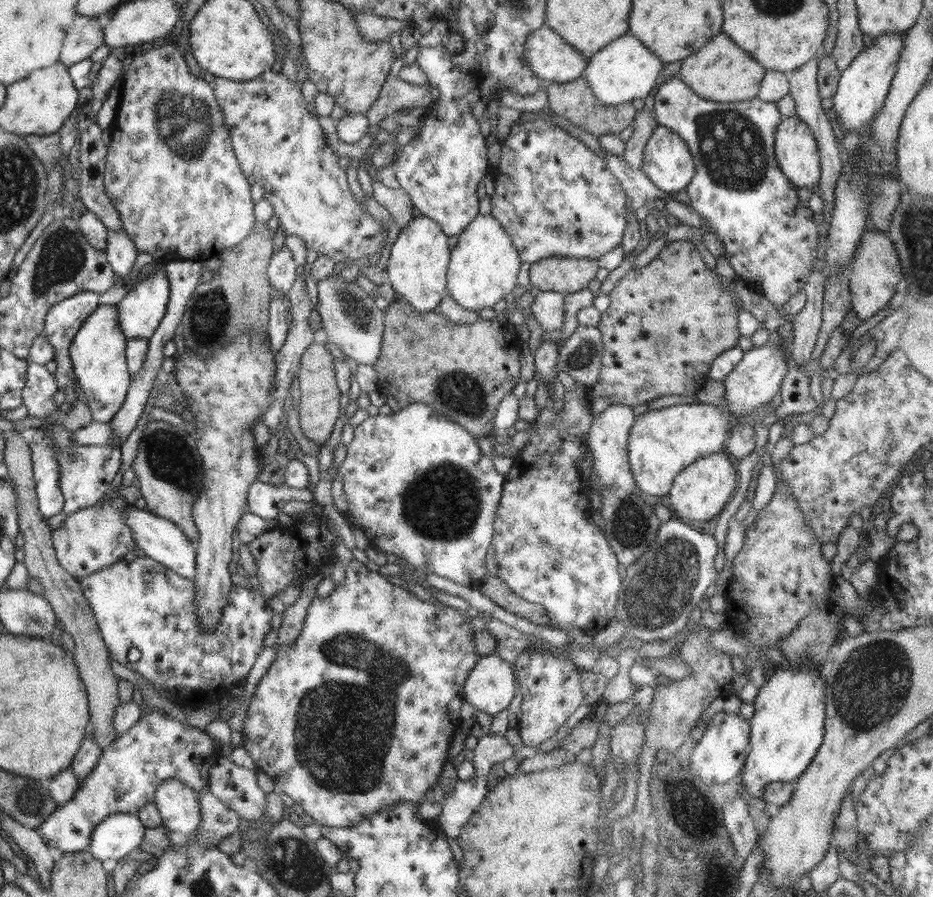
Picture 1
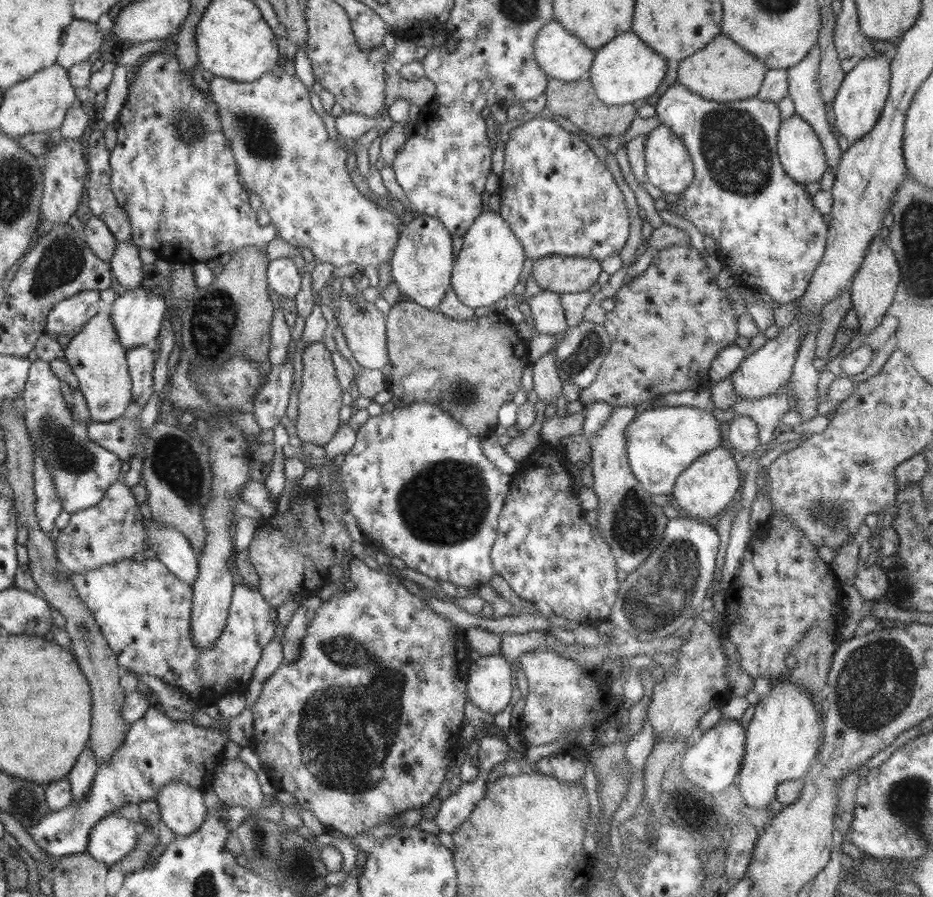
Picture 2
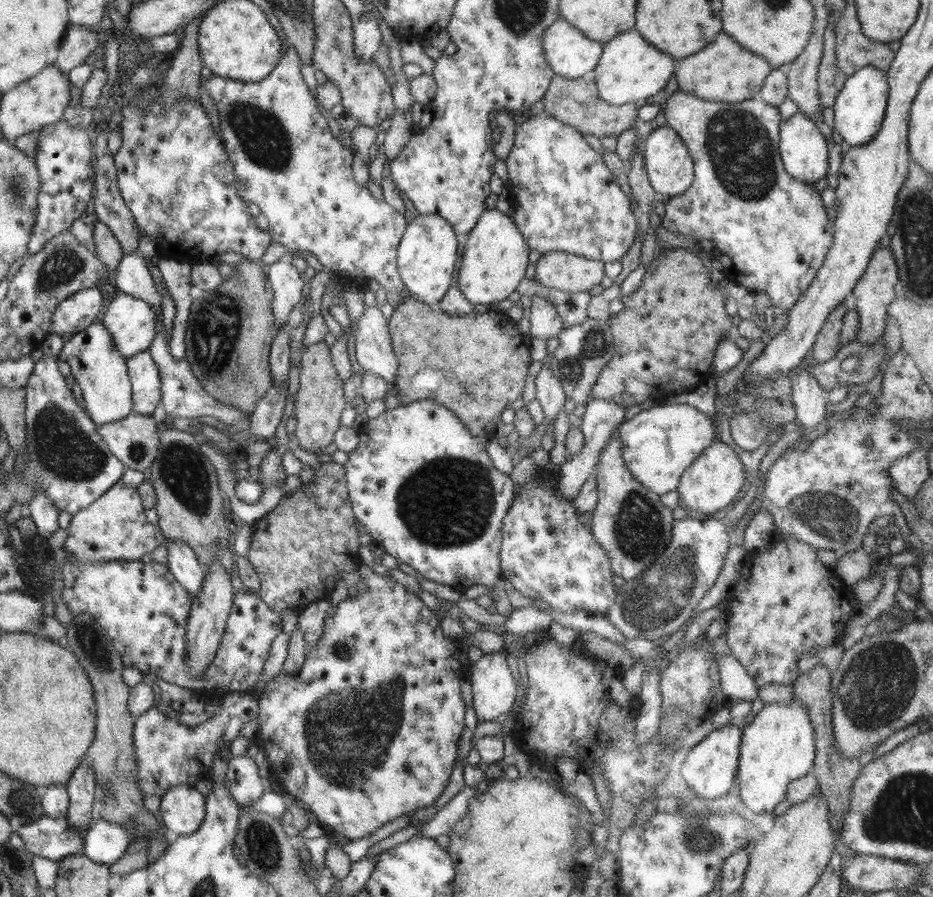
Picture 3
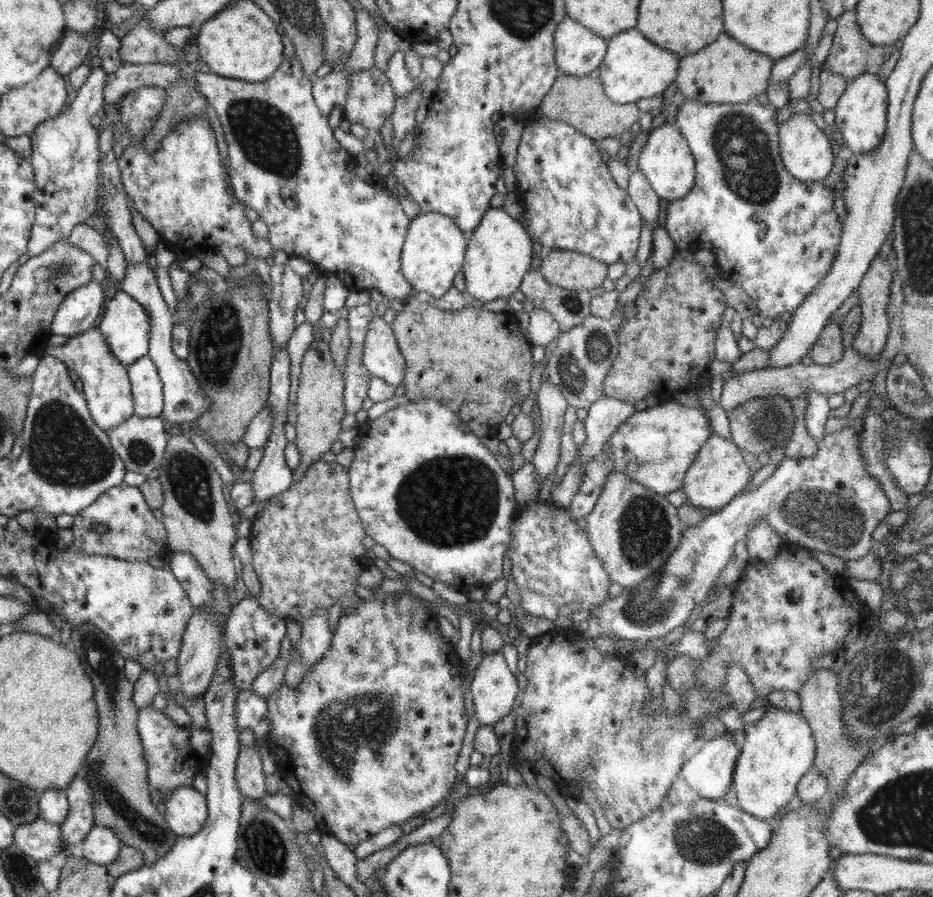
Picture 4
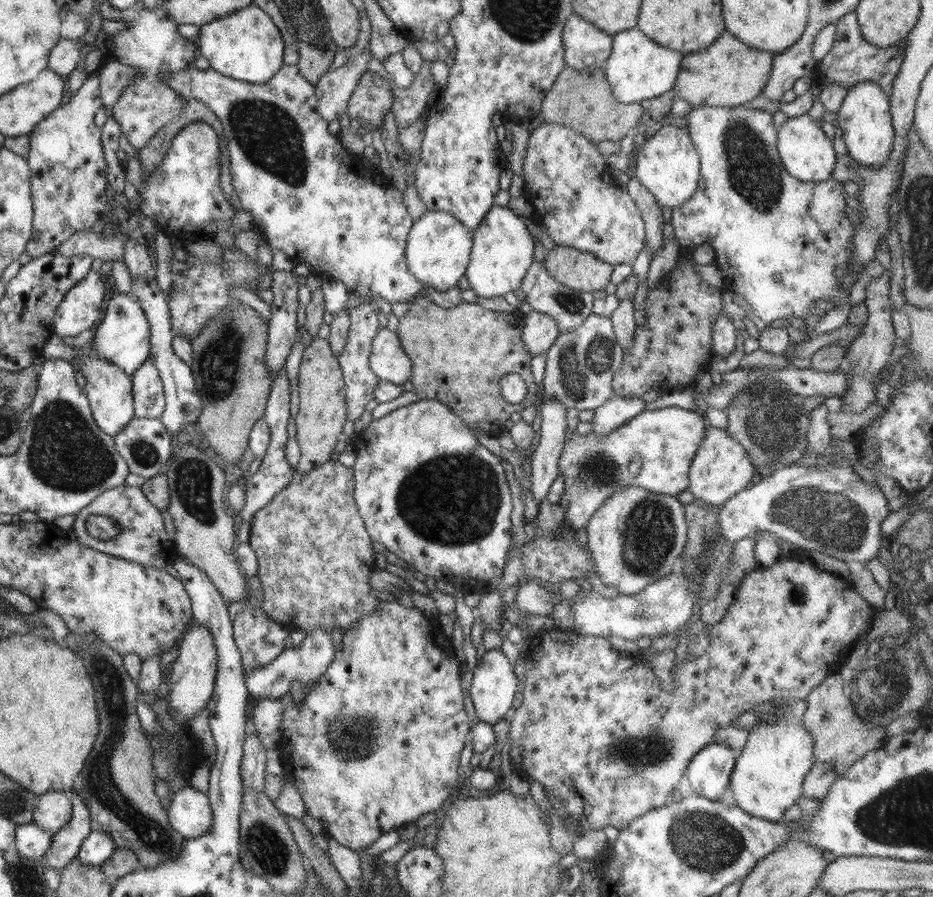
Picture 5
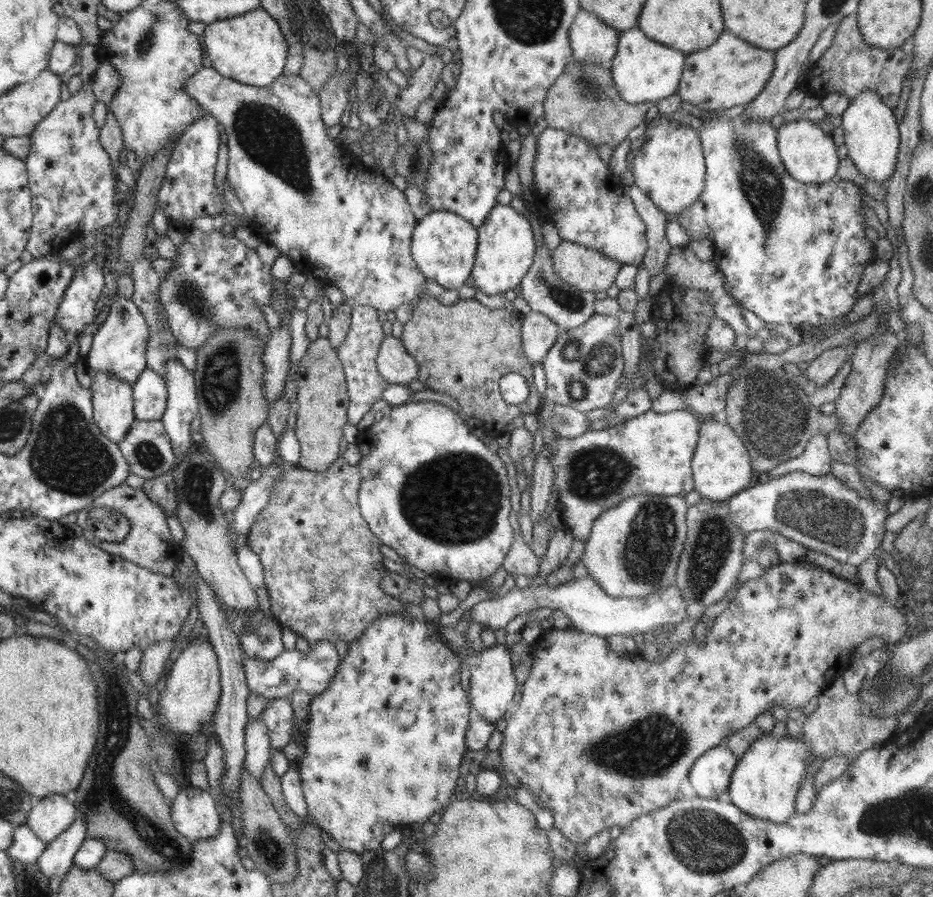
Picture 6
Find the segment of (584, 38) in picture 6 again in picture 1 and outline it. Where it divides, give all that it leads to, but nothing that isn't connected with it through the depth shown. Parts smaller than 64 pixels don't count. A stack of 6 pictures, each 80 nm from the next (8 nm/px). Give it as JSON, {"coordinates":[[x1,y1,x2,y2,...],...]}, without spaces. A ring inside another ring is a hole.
{"coordinates":[[547,24,526,37,523,58,538,78,557,83,584,77,588,62]]}

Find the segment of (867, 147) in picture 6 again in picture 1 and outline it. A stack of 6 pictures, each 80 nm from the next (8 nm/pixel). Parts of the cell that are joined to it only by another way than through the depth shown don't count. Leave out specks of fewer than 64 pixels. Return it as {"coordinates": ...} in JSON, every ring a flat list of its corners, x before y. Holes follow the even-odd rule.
{"coordinates":[[882,33,873,38,873,45,864,47,850,66,841,72,837,91,833,96,833,106,842,128,852,132,868,127,874,120,889,93,903,46,903,34]]}

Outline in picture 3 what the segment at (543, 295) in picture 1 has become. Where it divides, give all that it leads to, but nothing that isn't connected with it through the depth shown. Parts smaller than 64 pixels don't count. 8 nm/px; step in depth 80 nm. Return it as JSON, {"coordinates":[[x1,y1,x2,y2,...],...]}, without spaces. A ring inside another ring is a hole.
{"coordinates":[[533,296,532,306,527,315,530,318,530,338,554,338,563,330,562,320,556,314,556,307,553,307,548,297]]}

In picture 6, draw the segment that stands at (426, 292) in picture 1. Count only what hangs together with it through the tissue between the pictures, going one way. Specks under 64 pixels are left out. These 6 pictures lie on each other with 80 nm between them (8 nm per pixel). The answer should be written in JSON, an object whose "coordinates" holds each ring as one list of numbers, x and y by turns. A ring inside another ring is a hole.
{"coordinates":[[430,211,418,221,412,235,412,257,427,280,435,280,444,288,459,290,471,275,478,252,478,233,468,220,447,211]]}

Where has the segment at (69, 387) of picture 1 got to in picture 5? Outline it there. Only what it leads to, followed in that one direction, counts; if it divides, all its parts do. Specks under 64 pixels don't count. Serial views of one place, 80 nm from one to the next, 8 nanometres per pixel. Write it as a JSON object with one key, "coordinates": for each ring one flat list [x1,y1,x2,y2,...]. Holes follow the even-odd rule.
{"coordinates":[[90,269,86,278,83,278,78,284,75,284,62,299,54,315,53,333,58,336,78,336,80,332,89,329,95,329,96,321,100,318,102,302,104,302,104,283,100,279,100,273]]}

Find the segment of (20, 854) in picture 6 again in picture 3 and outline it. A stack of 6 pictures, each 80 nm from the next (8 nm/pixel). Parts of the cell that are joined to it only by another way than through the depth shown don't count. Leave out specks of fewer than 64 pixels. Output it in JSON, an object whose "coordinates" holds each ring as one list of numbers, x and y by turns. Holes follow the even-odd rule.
{"coordinates":[[44,816,19,827,17,832,27,848,25,854,29,856,36,855,53,861,61,861,63,857,74,855,83,846,83,836,71,827,66,816,55,819]]}

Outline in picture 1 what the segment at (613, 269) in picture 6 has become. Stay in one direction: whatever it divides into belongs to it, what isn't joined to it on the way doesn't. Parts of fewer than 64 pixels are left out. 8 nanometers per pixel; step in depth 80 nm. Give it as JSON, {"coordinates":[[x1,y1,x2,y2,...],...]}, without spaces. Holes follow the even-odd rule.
{"coordinates":[[549,257,530,265,530,286,535,291,578,292,586,289,590,280,595,279,598,269,596,259]]}

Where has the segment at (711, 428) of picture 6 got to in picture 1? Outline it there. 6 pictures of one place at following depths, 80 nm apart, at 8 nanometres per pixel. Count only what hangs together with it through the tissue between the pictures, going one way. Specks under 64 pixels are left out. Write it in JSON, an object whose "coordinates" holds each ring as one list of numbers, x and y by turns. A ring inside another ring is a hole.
{"coordinates":[[720,450,702,457,688,467,683,468,673,480,672,488,666,494,665,503,674,512,675,517,692,522,706,522,721,514,724,506,732,499,738,486,738,472,734,469,734,460]]}

